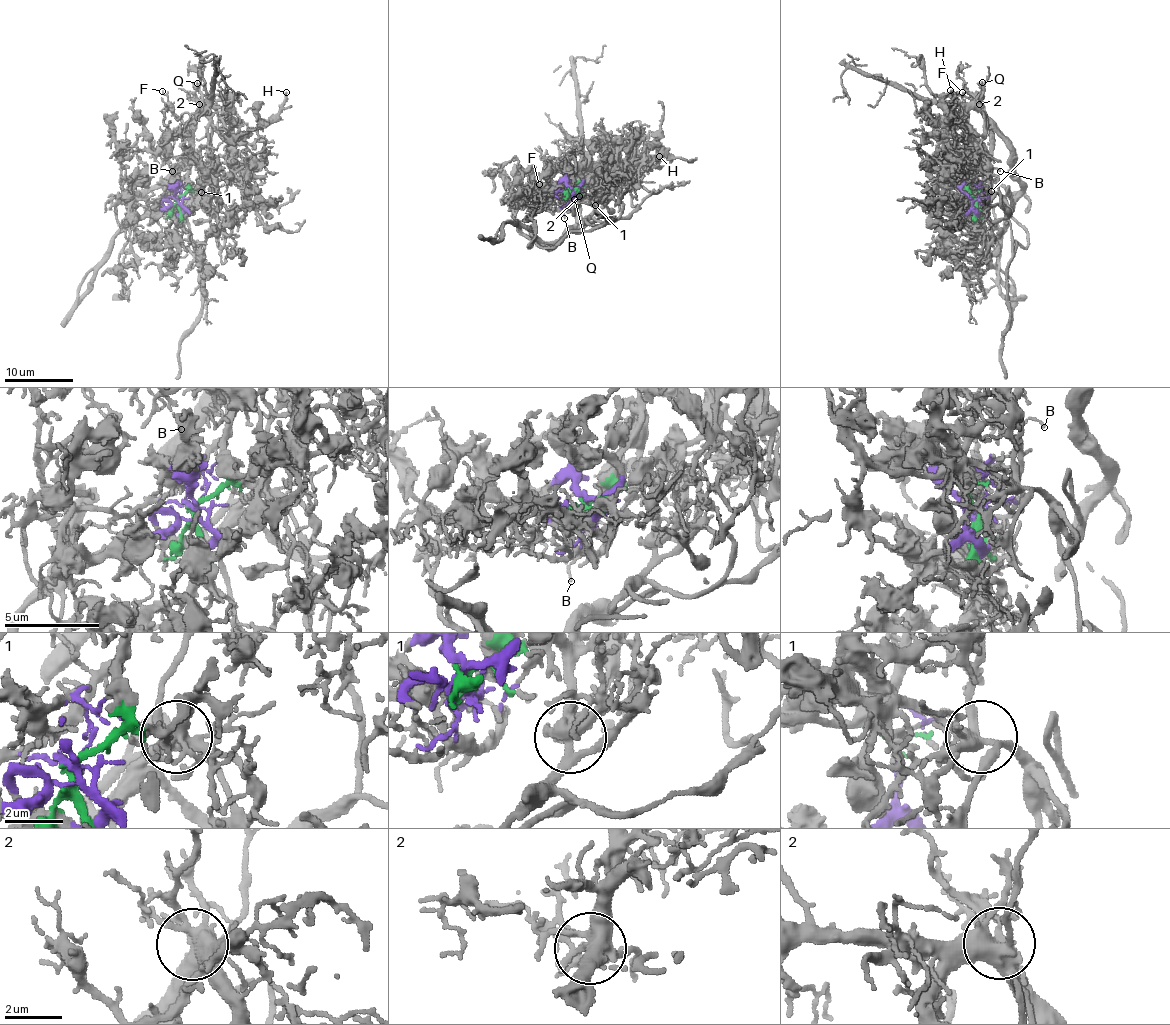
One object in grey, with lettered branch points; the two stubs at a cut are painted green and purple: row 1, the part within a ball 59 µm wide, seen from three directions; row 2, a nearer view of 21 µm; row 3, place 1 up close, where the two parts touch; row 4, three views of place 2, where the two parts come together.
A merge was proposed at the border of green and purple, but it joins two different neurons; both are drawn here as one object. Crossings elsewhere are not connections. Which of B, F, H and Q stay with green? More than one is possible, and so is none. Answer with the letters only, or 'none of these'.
B, F, Q

